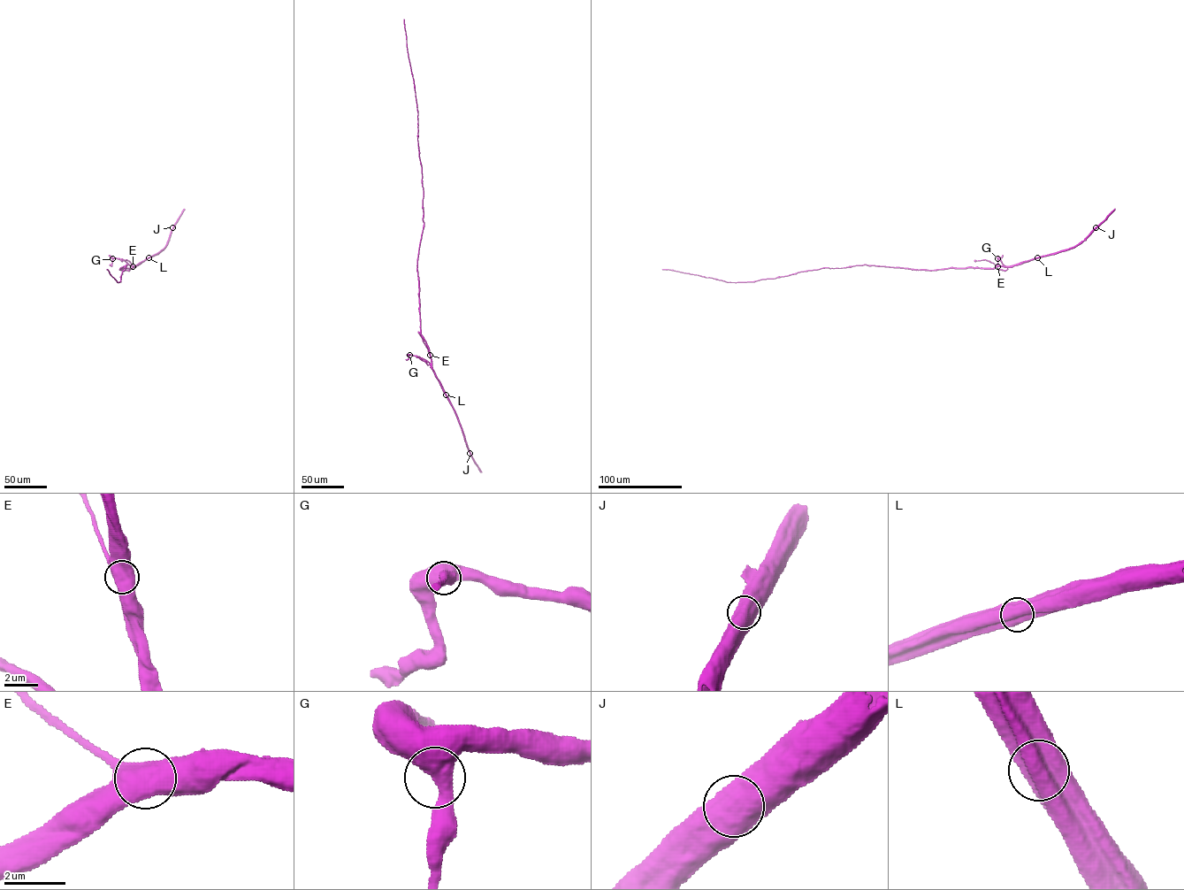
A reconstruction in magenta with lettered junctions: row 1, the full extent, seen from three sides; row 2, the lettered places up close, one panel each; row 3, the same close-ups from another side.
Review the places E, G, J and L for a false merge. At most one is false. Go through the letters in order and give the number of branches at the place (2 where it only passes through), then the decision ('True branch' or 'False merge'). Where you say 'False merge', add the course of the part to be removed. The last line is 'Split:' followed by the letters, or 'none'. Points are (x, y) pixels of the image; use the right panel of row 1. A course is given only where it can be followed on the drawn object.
E: Branches: 3. True branch
G: Branches: 2. True branch
J: Branches: 2. True branch
L: Branches: 2. True branch
Split: none

